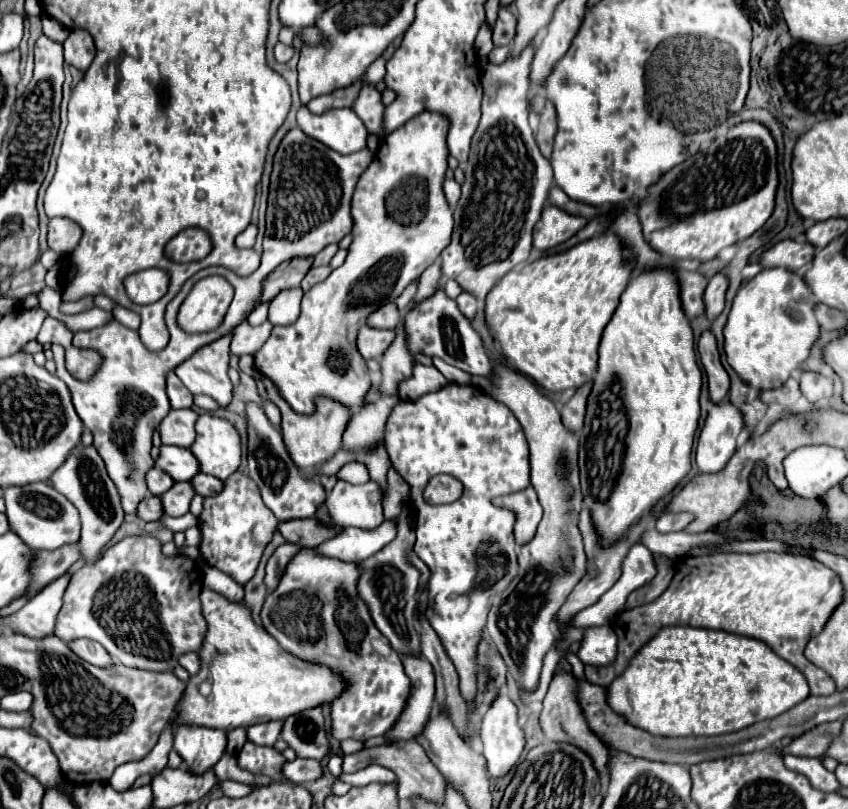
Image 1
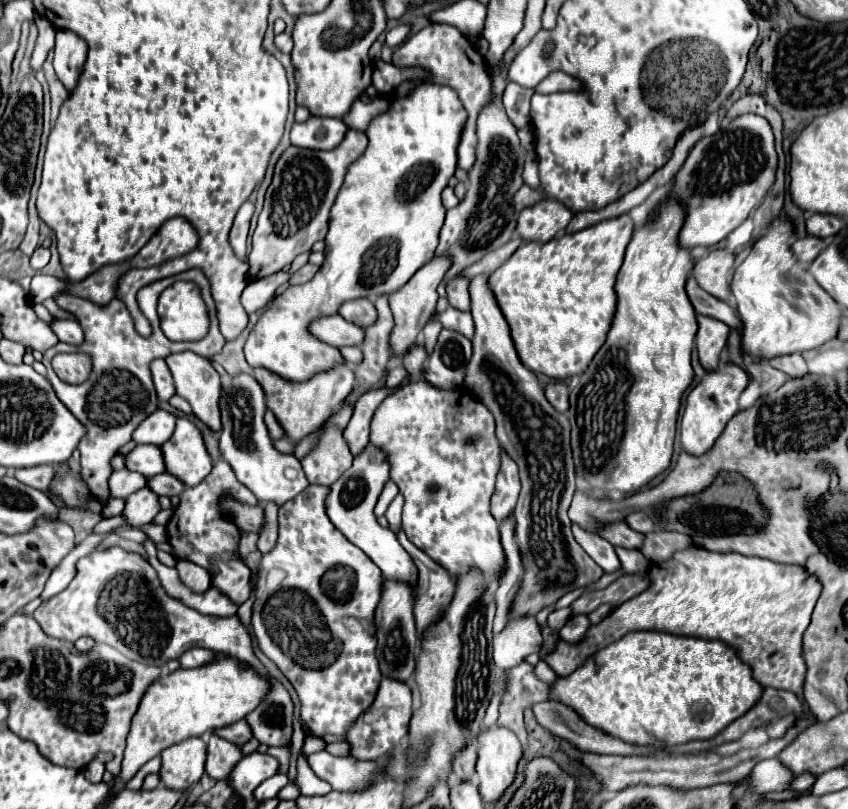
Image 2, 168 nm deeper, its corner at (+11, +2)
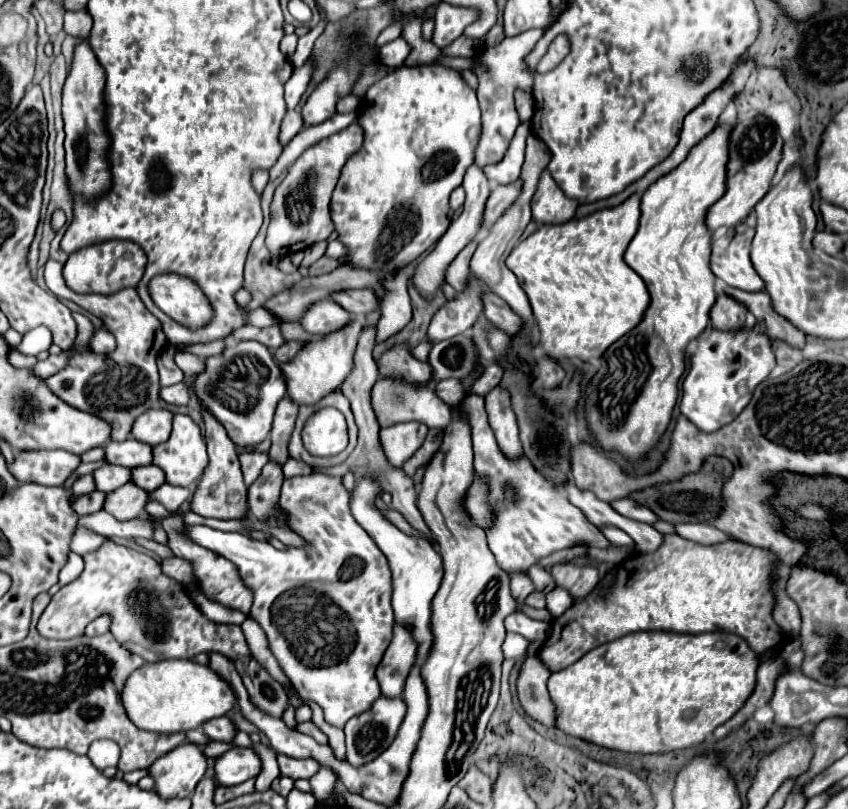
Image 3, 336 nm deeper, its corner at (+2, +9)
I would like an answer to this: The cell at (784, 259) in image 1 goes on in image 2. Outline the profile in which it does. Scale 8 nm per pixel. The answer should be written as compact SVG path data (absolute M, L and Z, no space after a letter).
M805 236L805 238L799 238L791 244L791 252L795 254L795 258L799 262L811 264L825 246L827 246L827 240L821 240L815 236Z

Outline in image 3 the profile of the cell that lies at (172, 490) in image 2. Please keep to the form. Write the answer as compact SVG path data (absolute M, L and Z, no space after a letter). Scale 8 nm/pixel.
M144 465L144 467L138 467L138 469L132 469L130 471L130 481L134 485L138 485L140 489L146 489L146 491L152 491L156 489L158 485L164 483L164 473L162 469L158 469L156 465Z

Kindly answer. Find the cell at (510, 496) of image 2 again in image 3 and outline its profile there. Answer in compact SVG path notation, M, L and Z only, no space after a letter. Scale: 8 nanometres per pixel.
M494 387L486 397L486 411L490 419L490 427L498 439L498 445L506 457L514 459L522 453L522 443L518 439L518 423L516 415L510 407L510 391L504 387Z

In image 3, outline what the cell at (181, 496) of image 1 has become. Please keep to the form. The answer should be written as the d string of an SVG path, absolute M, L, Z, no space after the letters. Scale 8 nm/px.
M128 483L106 493L104 511L114 515L118 521L130 521L144 511L146 499L148 493L144 489L136 489L134 483Z

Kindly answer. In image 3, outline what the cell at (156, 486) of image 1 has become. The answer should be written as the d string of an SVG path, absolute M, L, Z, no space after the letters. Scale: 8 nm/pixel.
M102 465L100 469L96 469L92 473L92 477L94 477L96 491L110 493L110 491L130 483L130 469L122 469L122 467L114 467L114 465Z

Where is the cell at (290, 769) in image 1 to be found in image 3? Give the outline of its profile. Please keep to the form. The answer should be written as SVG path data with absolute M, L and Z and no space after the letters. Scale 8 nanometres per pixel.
M234 747L216 757L214 779L222 785L238 785L260 773L260 759L252 749Z

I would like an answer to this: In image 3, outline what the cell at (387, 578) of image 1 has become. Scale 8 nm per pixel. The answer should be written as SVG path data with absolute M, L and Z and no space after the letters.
M402 625L394 627L394 641L378 665L376 677L384 697L400 697L406 677L416 661L416 645Z

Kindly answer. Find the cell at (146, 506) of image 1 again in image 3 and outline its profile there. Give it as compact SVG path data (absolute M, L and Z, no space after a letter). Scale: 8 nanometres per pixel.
M92 491L88 495L72 495L68 501L70 501L70 507L76 515L90 515L90 513L96 513L102 509L102 493L100 491Z

